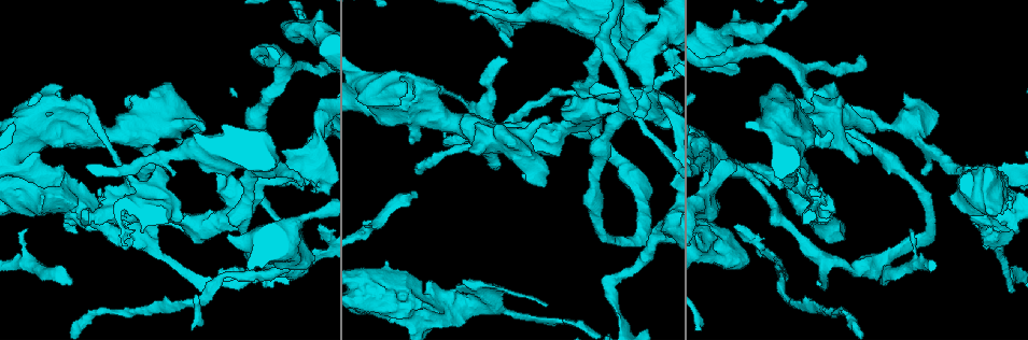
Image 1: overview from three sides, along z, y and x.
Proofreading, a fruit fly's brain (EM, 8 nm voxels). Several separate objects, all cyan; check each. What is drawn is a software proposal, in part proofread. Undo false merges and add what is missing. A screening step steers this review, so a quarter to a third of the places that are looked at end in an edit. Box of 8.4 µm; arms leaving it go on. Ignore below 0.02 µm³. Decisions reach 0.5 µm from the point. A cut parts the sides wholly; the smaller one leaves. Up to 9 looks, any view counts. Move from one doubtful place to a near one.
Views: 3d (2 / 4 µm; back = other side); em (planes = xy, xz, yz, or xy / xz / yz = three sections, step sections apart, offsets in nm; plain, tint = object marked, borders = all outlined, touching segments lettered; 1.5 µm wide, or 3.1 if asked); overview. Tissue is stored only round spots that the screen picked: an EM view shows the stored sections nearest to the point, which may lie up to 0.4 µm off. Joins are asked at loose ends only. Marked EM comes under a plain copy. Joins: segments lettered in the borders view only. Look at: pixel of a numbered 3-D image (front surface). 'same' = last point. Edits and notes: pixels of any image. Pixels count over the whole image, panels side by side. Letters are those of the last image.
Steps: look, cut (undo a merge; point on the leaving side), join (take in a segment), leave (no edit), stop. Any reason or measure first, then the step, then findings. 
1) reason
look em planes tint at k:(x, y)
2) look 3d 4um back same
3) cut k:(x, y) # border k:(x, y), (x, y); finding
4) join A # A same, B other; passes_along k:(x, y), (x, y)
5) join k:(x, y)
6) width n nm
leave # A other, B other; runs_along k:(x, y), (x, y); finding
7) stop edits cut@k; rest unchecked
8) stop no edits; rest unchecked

an open end
look 3d 4um back at 1:(462, 280)

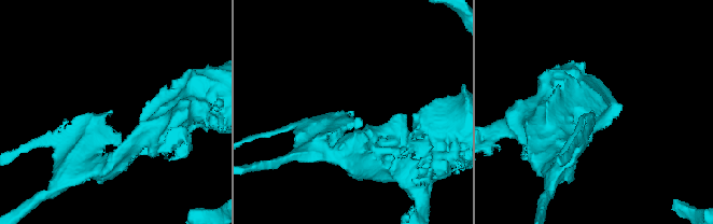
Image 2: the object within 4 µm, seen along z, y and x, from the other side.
now the EM
look em planes borders at 2:(353, 114)

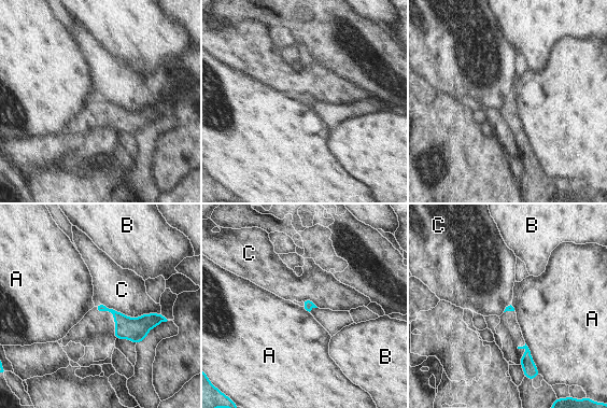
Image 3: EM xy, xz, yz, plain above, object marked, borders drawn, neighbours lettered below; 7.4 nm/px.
leave # A other, B other, C other; border 3:(525, 342), (533, 363), (540, 374); none of them fits

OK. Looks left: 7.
look 3d 4um at 1:(415, 190)

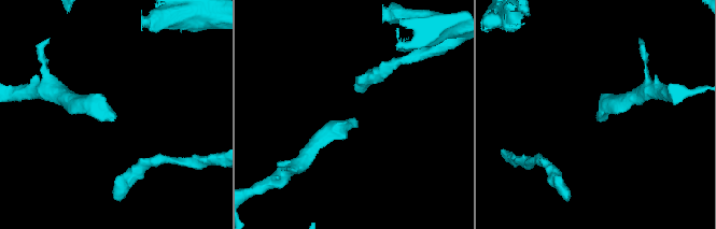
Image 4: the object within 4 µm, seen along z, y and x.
look em yz step 4 borders at 4:(598, 118)

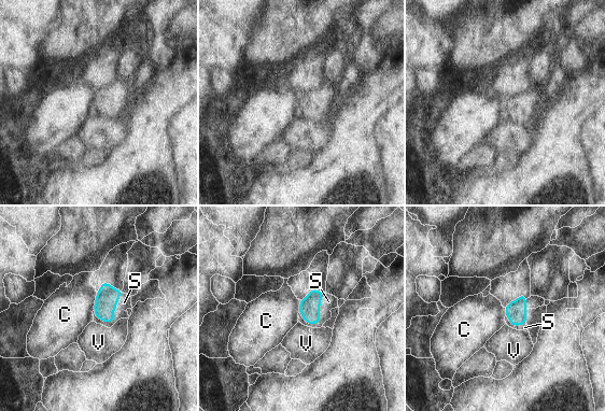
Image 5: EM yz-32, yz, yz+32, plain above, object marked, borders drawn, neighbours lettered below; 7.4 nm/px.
join 5:(124, 302) # C other, S same, V other; passes_along 5:(107, 298), (113, 315), (124, 302); the neuron continues

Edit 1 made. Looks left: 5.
thick end
look 3d 4um at 1:(410, 139)

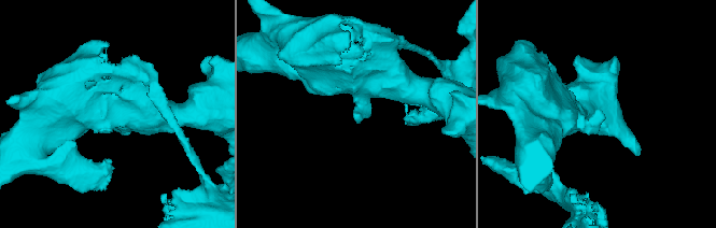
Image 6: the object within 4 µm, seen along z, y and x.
need the tissue
look em planes borders at 6:(599, 110)

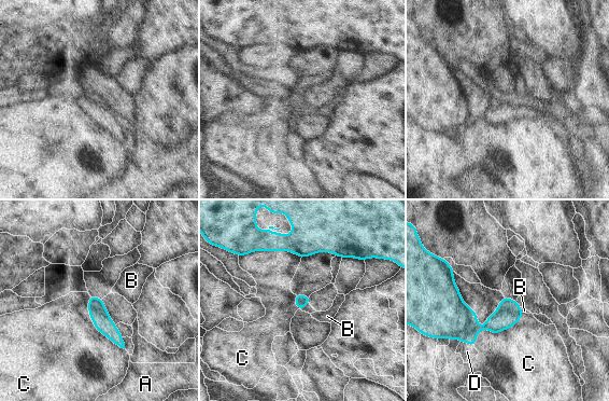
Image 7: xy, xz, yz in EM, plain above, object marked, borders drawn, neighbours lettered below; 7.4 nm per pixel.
leave # A other, B other, C other, D other; no lettered segment goes on from it

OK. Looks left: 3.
look 3d 4um at 1:(548, 118)

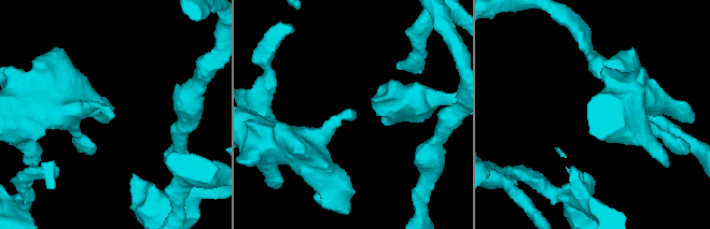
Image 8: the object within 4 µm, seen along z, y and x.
need the tissue
look em yz step 4 borders at 8:(353, 112)

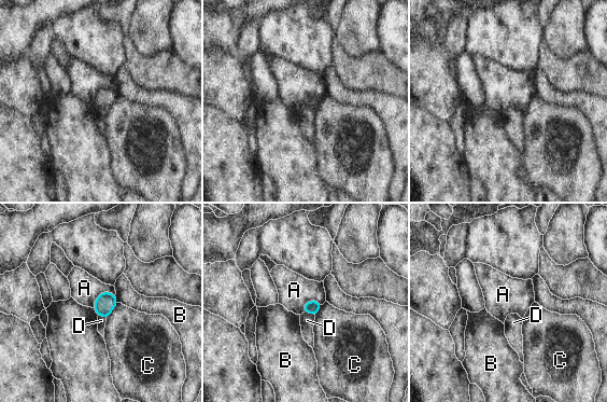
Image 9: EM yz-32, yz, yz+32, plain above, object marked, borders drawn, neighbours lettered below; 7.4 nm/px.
longest_contact A 190 nm
leave # A other, B other, C other, D other; none of them fits

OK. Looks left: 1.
stop edits join@5; rest unchecked

